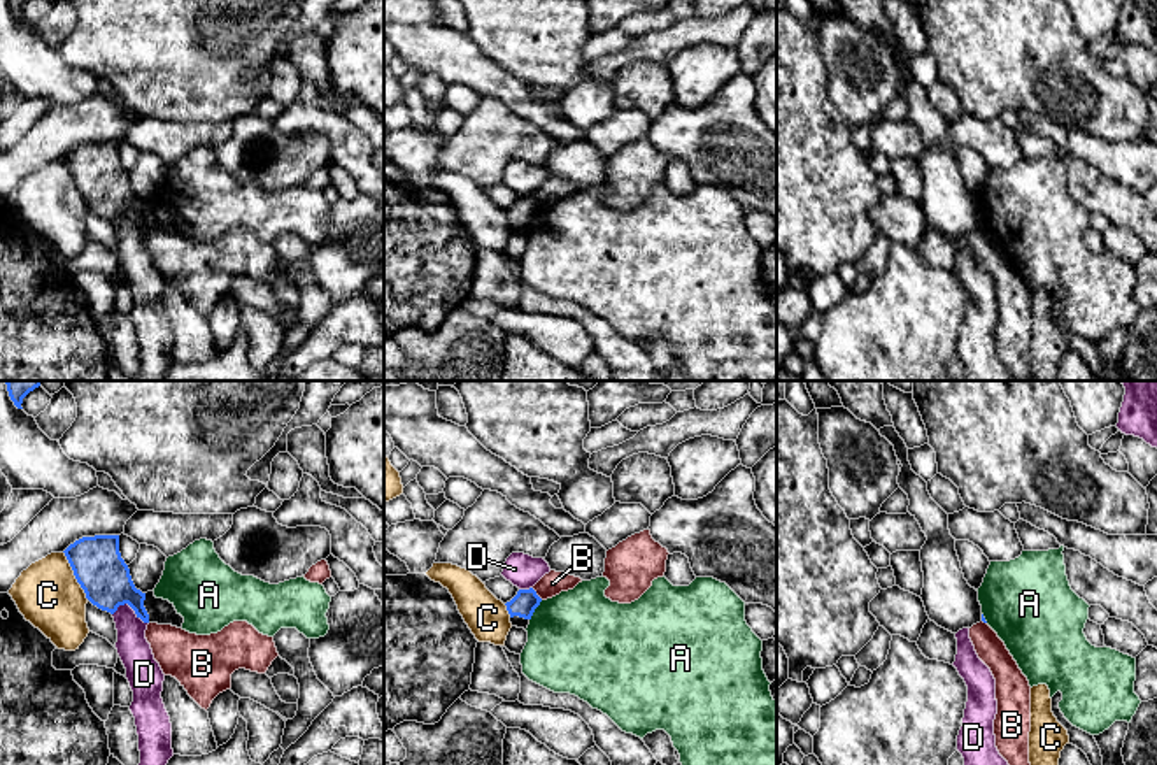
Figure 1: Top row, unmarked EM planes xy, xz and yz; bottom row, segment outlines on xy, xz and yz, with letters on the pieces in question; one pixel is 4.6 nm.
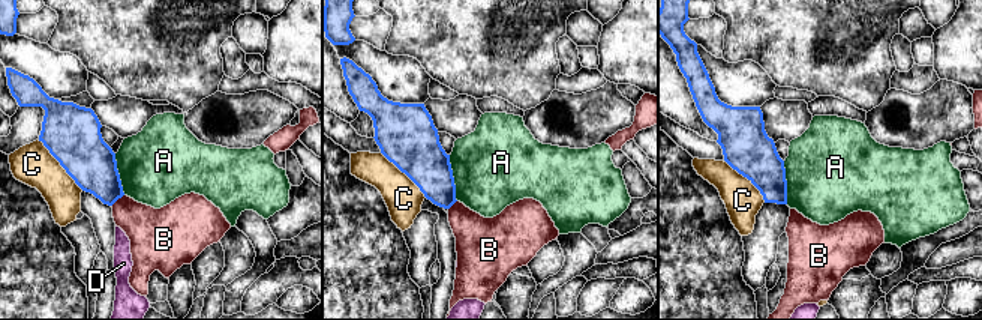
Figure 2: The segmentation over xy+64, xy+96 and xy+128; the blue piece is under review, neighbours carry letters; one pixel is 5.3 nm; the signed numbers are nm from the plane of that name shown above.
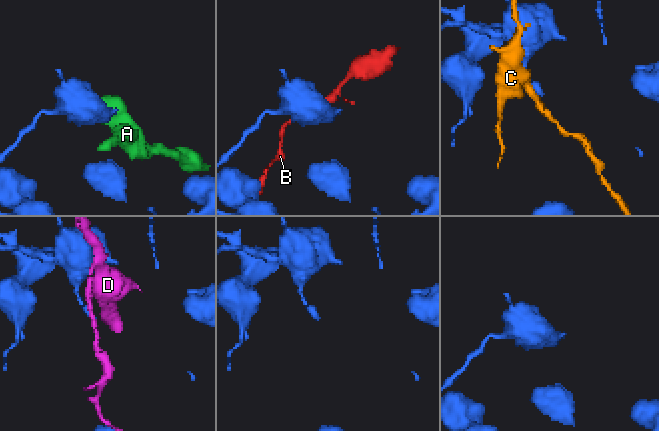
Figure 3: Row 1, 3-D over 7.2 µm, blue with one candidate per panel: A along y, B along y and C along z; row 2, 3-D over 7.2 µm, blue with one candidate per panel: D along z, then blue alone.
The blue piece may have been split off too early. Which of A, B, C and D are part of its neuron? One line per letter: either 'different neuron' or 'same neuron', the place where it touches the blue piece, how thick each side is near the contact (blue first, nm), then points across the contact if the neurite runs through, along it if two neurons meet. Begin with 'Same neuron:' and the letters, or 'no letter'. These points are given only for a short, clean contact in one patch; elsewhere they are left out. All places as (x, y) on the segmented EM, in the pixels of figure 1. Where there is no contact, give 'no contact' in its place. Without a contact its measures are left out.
Same neuron: no letter
A: different neuron; contact xz (533, 611); calibres 110 and 480 nm; border xz (542, 600), (530, 620)
B: different neuron; contact xz (535, 593); calibres 110 and 110 nm; border xz (532, 588), (542, 599)
C: different neuron; contact xy (74, 574); calibres 240 and 300 nm; border xy (63, 551), (76, 581), (88, 599)
D: different neuron; contact xy (130, 606); calibres 240 and 150 nm

